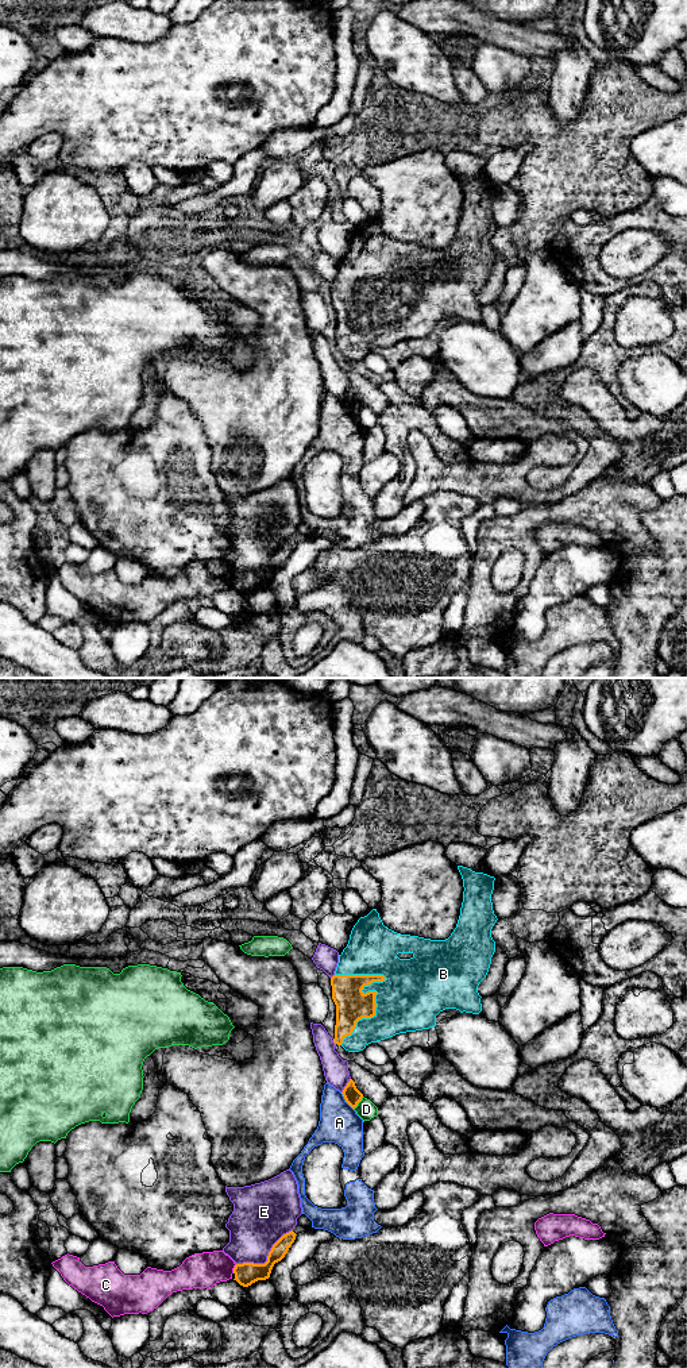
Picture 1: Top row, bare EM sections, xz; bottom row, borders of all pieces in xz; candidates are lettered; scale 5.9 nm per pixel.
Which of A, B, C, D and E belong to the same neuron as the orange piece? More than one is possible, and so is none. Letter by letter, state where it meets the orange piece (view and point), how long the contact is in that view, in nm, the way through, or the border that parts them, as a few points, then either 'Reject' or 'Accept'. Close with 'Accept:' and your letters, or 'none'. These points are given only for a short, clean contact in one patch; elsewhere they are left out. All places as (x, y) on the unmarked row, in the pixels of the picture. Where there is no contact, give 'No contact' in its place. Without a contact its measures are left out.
A: Touches orange at xz (346, 409). Shared border 130 nm. Reject
B: Touches orange at xz (374, 311). Shared border 480 nm. Accept
C: Touches orange at xz (234, 577). Shared border 60 nm. Reject
D: Touches orange at xz (358, 411). Shared border 100 nm. Reject
E: Touches orange at xz (267, 567). Shared border 400 nm. Reject
Accept: B

